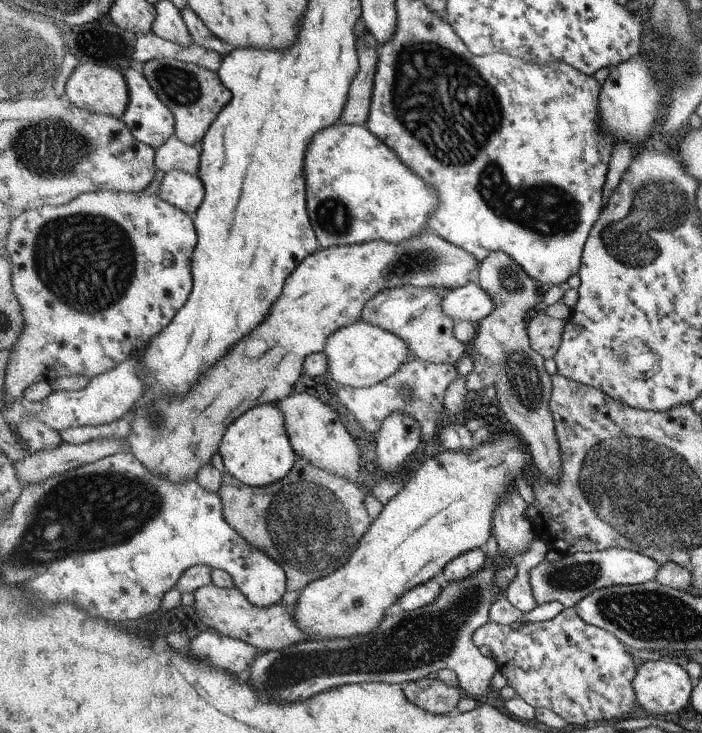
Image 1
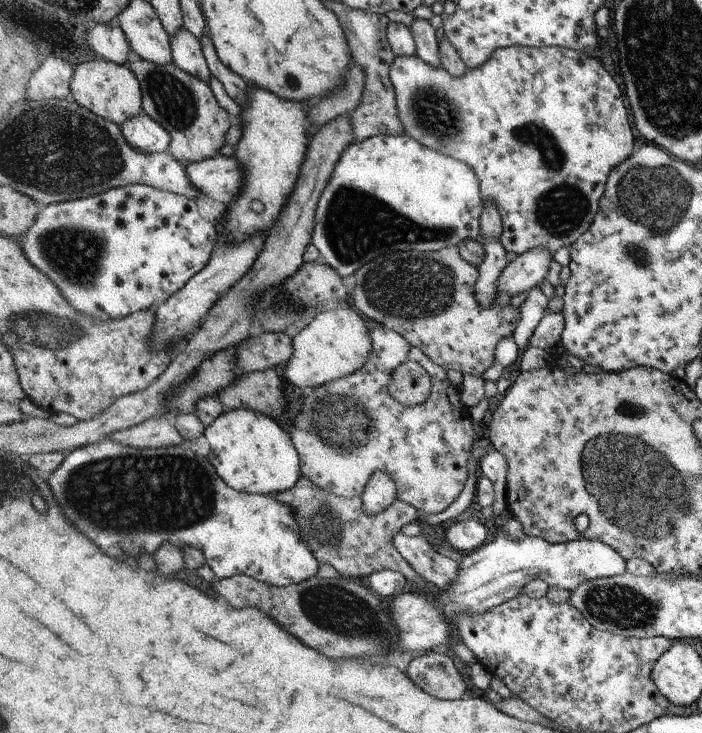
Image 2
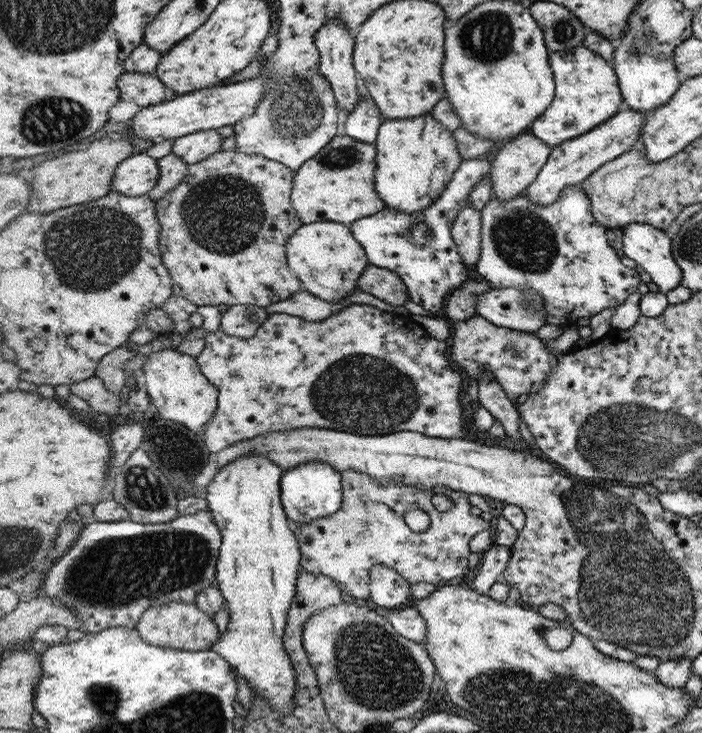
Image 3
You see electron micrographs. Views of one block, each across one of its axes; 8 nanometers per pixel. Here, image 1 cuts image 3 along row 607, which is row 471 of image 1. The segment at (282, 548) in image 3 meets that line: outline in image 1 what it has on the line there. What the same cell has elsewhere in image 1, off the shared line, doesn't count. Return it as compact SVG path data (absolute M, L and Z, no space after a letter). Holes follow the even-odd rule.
M276 402L256 405L236 419L227 428L220 452L228 473L248 486L260 488L282 480L298 458L287 434L284 412Z

